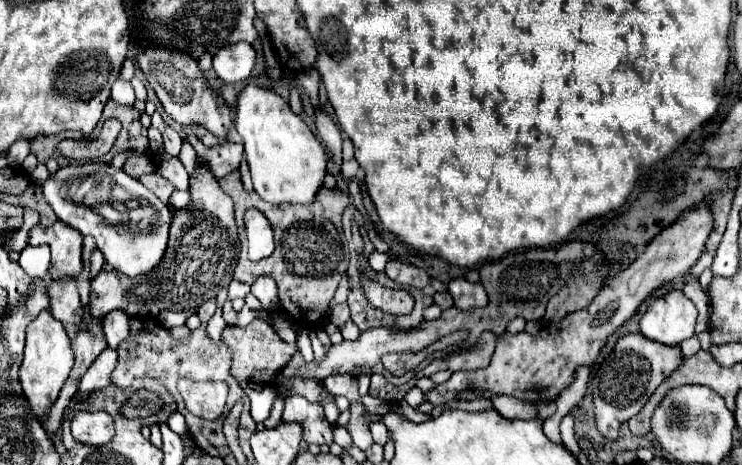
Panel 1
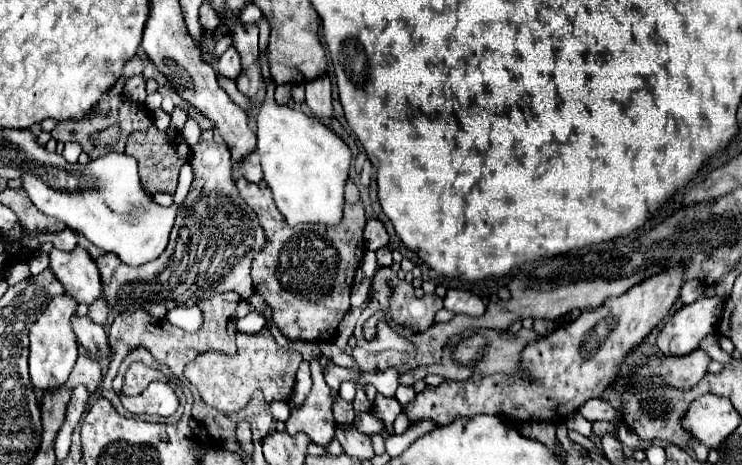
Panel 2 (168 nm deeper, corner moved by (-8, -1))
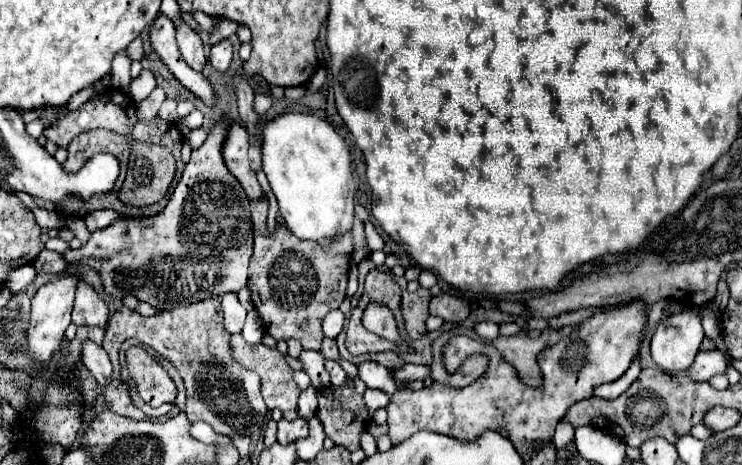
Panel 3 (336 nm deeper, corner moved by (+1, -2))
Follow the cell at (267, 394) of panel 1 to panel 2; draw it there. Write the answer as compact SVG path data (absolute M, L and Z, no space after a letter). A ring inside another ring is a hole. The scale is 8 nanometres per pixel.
M273 401L273 403L269 403L269 411L273 413L275 421L287 421L291 409L289 409L289 405L283 403L283 401Z

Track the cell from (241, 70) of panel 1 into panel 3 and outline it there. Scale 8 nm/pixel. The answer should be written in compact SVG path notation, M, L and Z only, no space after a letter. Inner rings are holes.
M220 40L218 44L212 46L210 50L210 64L218 70L218 72L226 72L232 60L232 44L228 40Z

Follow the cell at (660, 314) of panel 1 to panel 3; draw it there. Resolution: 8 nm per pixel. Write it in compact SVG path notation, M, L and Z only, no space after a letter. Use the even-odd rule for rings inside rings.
M684 308L658 324L652 336L652 358L670 374L686 370L698 354L702 338L704 328L698 308Z

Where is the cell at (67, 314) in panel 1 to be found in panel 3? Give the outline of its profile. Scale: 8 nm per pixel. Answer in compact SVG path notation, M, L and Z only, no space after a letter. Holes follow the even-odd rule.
M92 340L82 342L82 364L90 370L90 374L98 380L100 386L110 382L112 378L112 364L106 350Z

